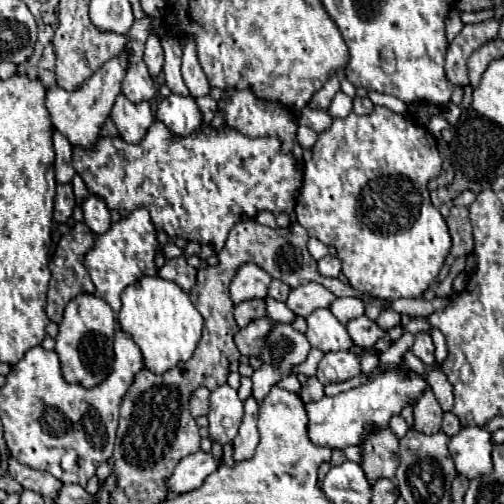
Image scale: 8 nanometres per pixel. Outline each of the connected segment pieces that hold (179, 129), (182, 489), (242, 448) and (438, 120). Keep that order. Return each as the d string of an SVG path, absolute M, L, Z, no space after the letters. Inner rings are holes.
M174 93L160 101L160 105L156 109L156 119L162 121L174 137L176 135L186 137L194 129L198 129L202 123L196 99L174 95Z
M196 451L188 457L184 457L174 475L168 479L168 489L174 493L186 493L192 489L198 489L208 475L212 475L218 469L218 463L214 461L212 453Z
M248 397L244 403L244 417L240 423L240 429L234 437L234 461L248 461L254 457L256 445L258 445L258 429L256 429L256 419L258 419L258 401L254 397Z
M432 117L432 119L430 119L430 123L428 123L428 131L430 131L436 139L440 139L440 131L442 131L442 129L449 128L451 128L451 126L444 117Z

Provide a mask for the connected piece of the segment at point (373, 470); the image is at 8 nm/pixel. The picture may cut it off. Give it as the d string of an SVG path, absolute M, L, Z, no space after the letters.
M378 429L372 437L362 443L362 469L374 483L380 477L394 479L396 467L400 463L398 439L390 429Z

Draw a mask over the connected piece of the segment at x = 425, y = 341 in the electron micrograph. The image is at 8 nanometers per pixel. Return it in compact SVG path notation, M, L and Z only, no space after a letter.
M418 333L416 339L414 339L414 345L412 345L412 351L414 351L416 357L420 357L424 361L426 367L432 367L436 363L436 359L434 359L434 343L432 343L430 333Z

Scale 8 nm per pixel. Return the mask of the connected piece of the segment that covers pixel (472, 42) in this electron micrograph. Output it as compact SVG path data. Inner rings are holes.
M488 19L478 25L464 25L464 29L450 41L450 47L446 53L446 75L454 85L460 85L460 87L468 85L466 63L478 47L498 37L500 21L502 19Z

